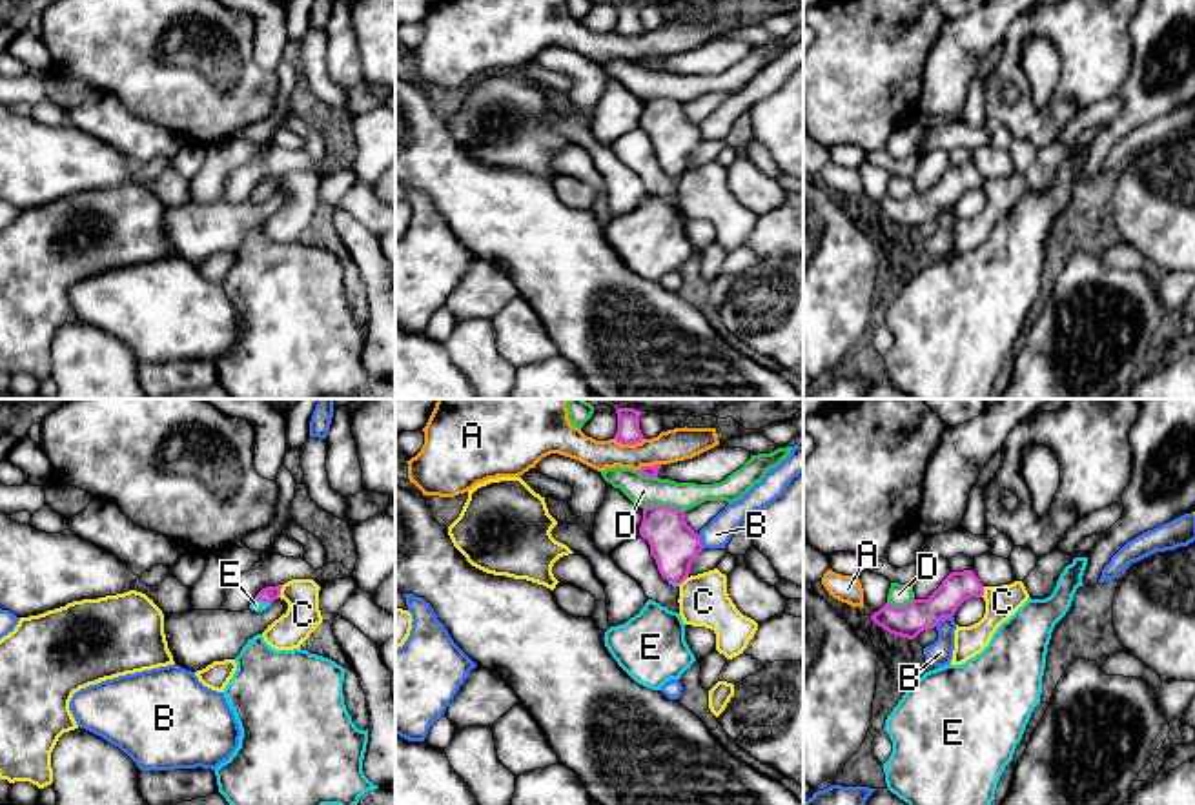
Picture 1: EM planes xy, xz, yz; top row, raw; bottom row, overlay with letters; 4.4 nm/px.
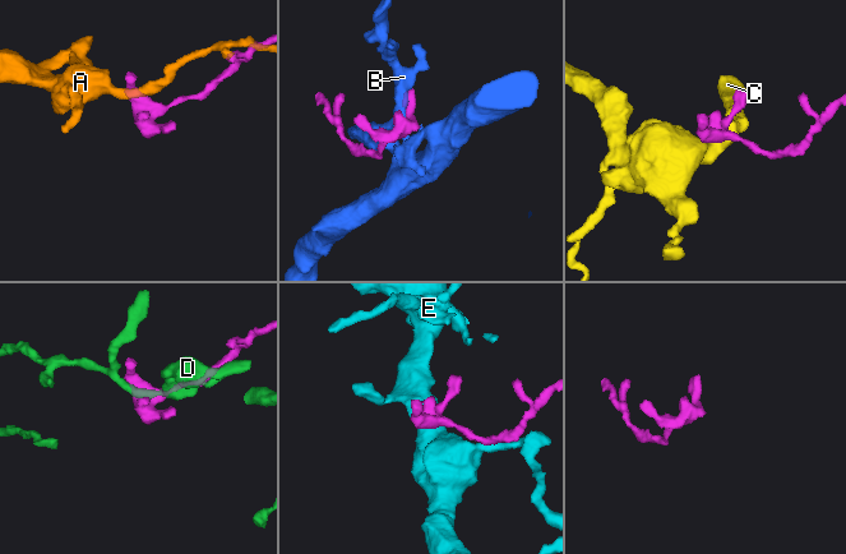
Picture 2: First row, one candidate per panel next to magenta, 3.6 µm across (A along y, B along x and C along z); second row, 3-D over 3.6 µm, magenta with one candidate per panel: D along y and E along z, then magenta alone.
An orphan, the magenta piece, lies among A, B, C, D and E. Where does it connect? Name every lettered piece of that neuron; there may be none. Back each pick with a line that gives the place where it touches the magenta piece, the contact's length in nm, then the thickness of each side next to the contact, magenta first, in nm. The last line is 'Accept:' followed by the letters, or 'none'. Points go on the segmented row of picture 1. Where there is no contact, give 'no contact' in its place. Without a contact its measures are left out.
E: xy (263, 600) | 80 nm | 70/50 nm
Accept: E

